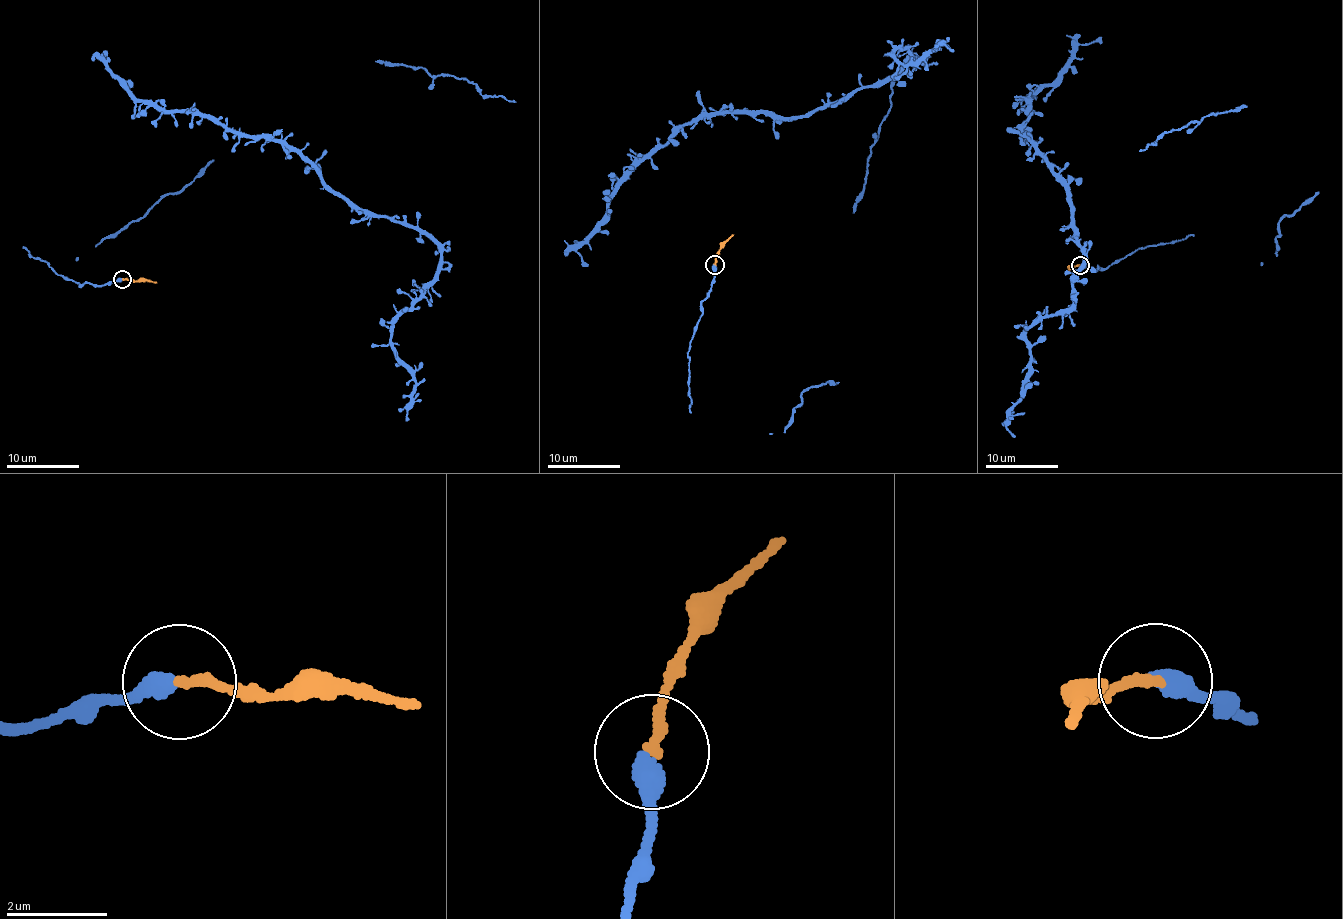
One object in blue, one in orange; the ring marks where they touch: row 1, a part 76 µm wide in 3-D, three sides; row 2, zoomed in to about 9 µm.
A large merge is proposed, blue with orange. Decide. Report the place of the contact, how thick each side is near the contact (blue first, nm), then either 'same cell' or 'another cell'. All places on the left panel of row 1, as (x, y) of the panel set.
(122, 279) | 400/220 nm | same cell

